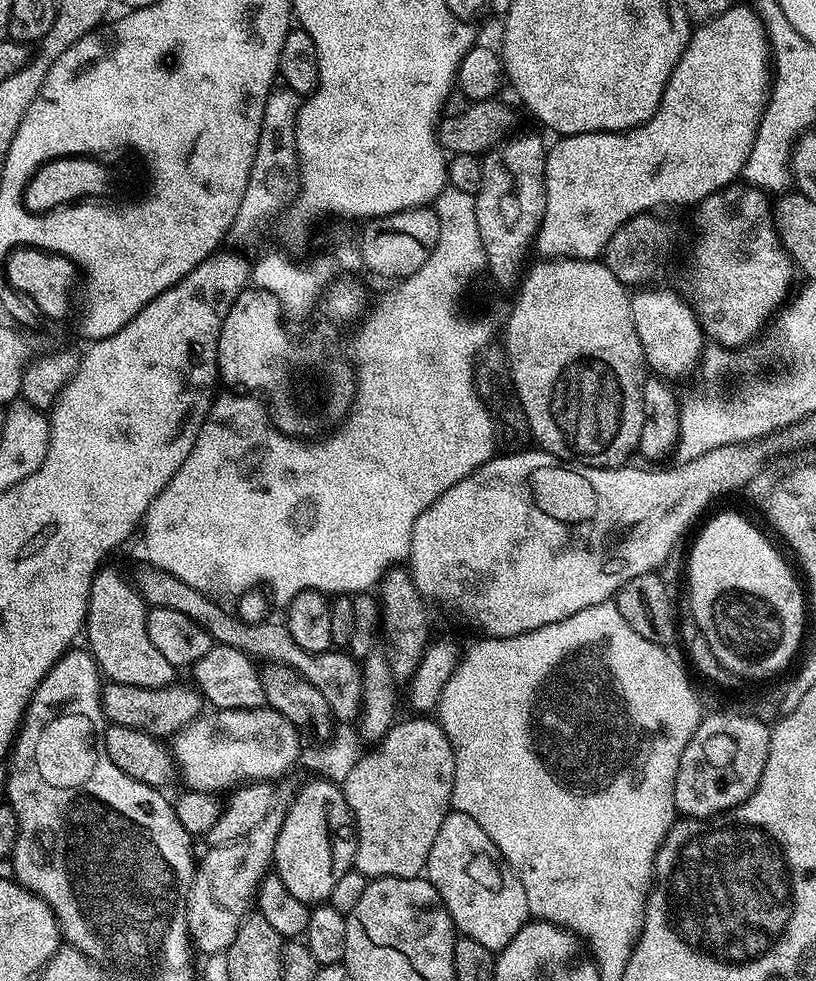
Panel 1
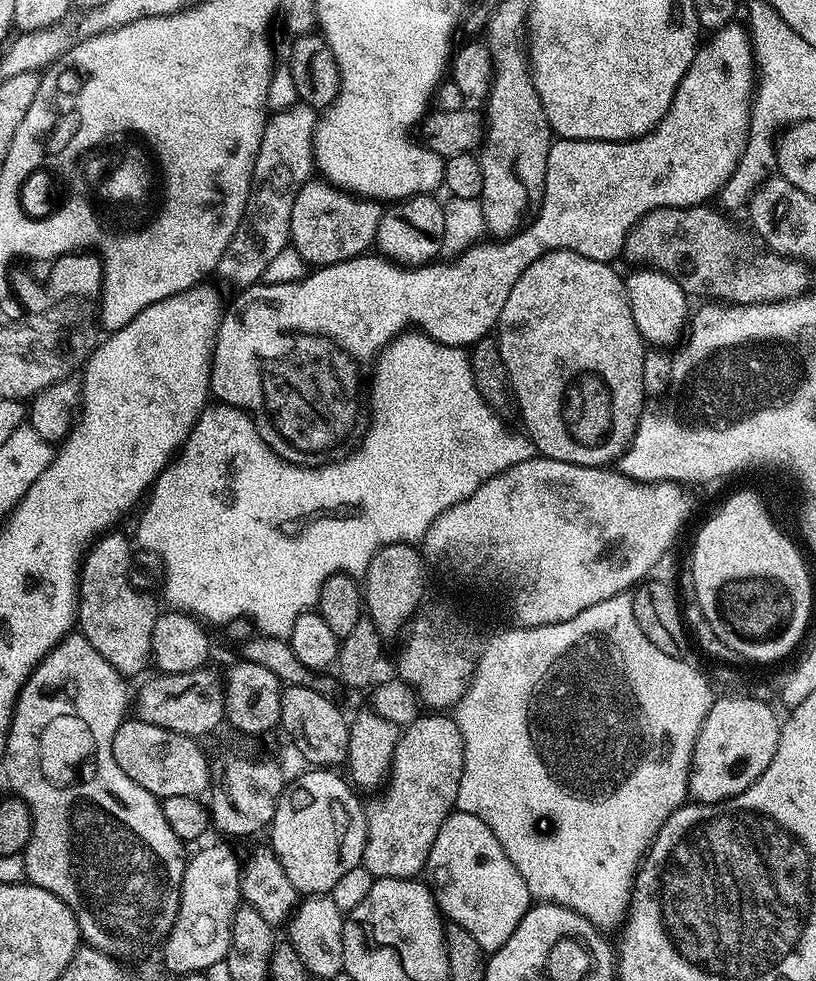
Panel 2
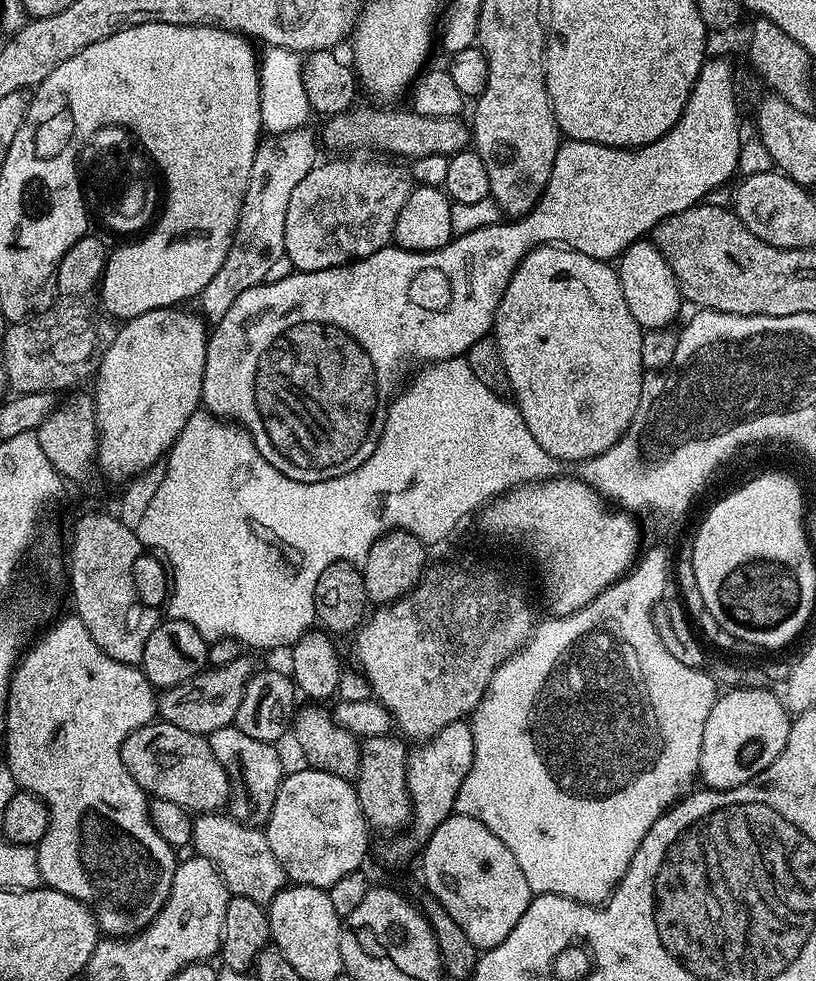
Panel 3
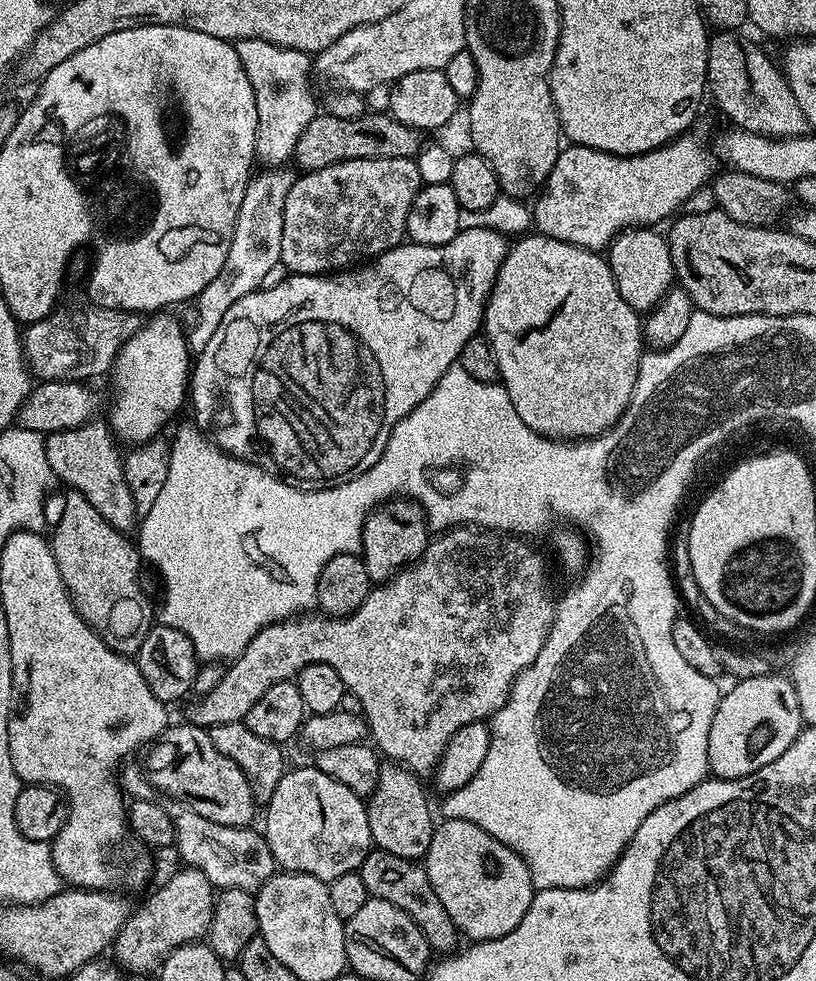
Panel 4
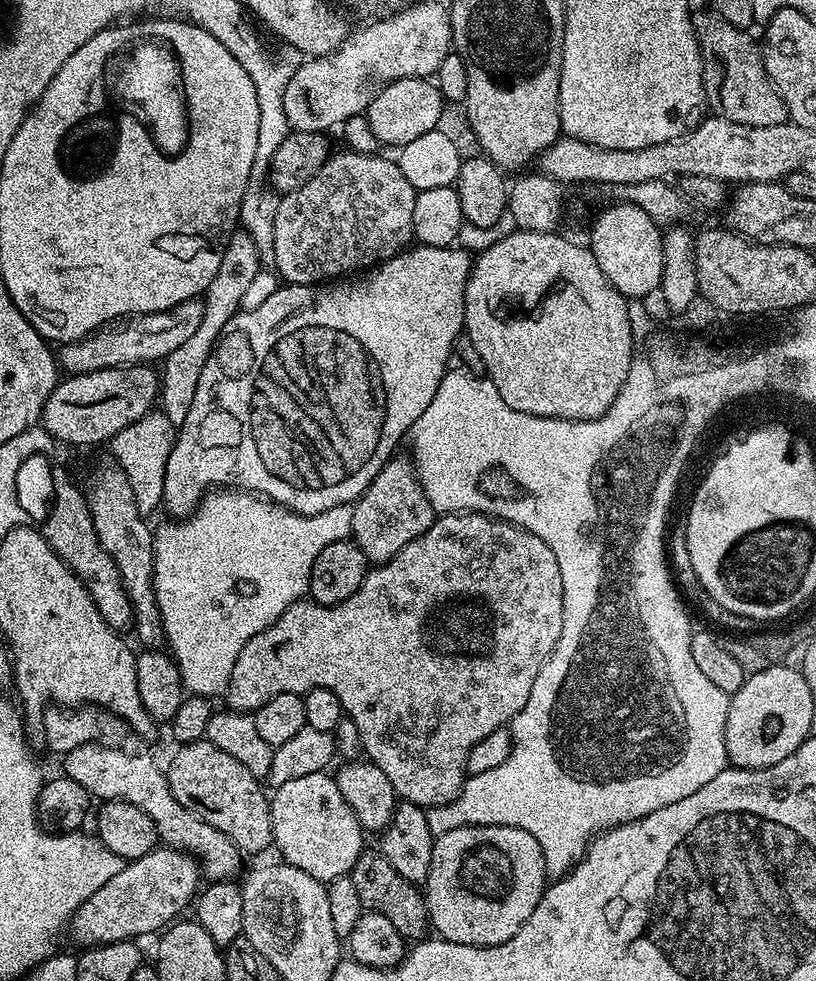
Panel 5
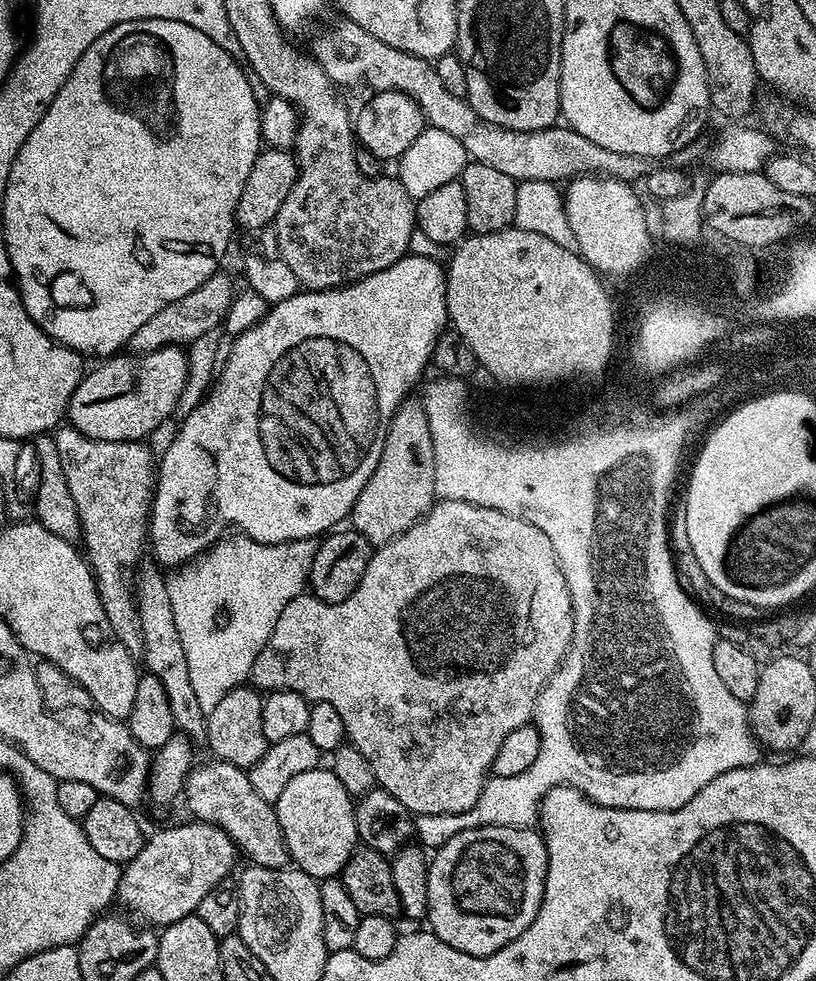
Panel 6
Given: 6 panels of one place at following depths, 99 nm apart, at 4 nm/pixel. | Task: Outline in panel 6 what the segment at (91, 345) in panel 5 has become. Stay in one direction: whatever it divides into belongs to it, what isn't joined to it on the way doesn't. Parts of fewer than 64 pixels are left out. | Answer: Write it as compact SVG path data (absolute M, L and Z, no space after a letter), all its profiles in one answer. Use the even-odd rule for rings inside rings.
M223 271L216 273L206 281L198 290L190 290L186 298L178 298L178 302L170 302L170 306L162 306L146 326L133 334L130 348L133 353L153 352L159 348L173 346L190 346L198 338L216 332L221 327L224 315L230 310L234 287L228 276L223 276Z

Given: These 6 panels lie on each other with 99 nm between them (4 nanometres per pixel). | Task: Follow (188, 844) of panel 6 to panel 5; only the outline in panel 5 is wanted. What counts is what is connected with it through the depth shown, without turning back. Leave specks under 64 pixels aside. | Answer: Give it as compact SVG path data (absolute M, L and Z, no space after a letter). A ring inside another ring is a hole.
M157 846L142 858L127 861L124 869L114 874L106 886L80 904L70 917L72 936L78 943L84 944L80 946L95 946L119 940L135 941L140 938L136 936L144 936L147 932L159 933L181 915L179 912L187 904L189 907L193 903L201 887L200 880L202 869L187 852Z

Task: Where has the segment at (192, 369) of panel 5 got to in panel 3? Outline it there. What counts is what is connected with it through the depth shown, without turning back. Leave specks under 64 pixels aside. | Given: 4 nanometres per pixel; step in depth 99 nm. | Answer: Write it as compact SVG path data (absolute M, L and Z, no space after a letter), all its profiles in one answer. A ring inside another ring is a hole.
M303 127L284 132L281 136L269 135L261 139L260 145L256 147L250 182L246 186L246 198L242 202L240 221L232 236L226 262L218 266L218 274L206 282L198 297L199 311L209 321L220 320L222 314L234 306L234 298L238 298L238 294L265 283L270 266L274 266L274 262L284 256L286 210L290 207L290 194L294 194L298 182L318 164L318 140L308 131L307 127Z

